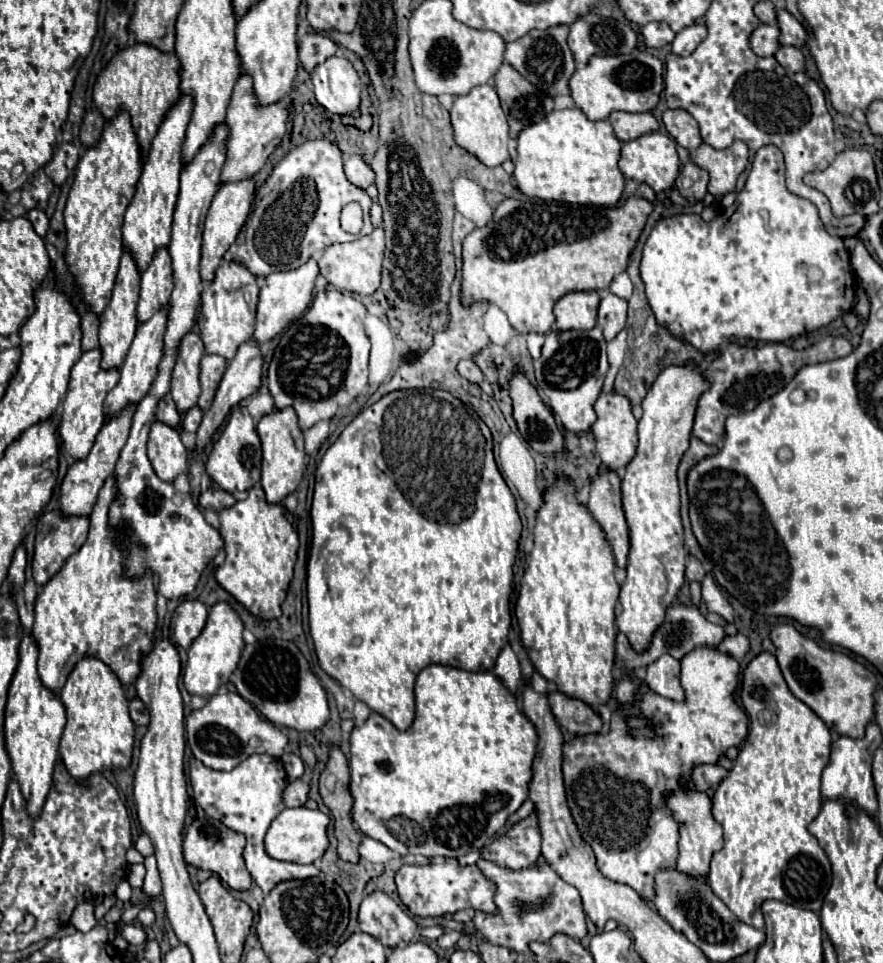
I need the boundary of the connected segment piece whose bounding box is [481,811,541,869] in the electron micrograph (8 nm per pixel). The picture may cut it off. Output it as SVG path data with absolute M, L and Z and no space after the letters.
M535 811L511 826L507 835L481 849L481 857L511 869L529 867L541 855L541 833Z

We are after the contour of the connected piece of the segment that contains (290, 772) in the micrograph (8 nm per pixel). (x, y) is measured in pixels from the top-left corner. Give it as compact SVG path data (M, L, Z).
M283 753L281 761L283 761L283 767L287 771L287 779L289 781L295 781L295 779L299 779L303 775L305 767L303 767L303 761L301 761L299 755L295 755L295 753Z

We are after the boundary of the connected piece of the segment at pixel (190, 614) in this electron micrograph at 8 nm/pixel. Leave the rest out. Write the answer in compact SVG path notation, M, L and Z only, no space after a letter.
M185 599L173 613L173 637L179 647L189 649L189 645L199 637L207 621L207 605L197 599Z

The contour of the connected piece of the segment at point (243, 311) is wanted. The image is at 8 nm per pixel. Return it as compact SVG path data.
M223 261L215 279L205 283L201 297L201 311L197 315L197 325L201 331L201 339L205 345L205 353L215 353L231 361L239 349L239 345L247 343L253 335L255 325L255 307L257 307L257 279L241 265L233 261Z

